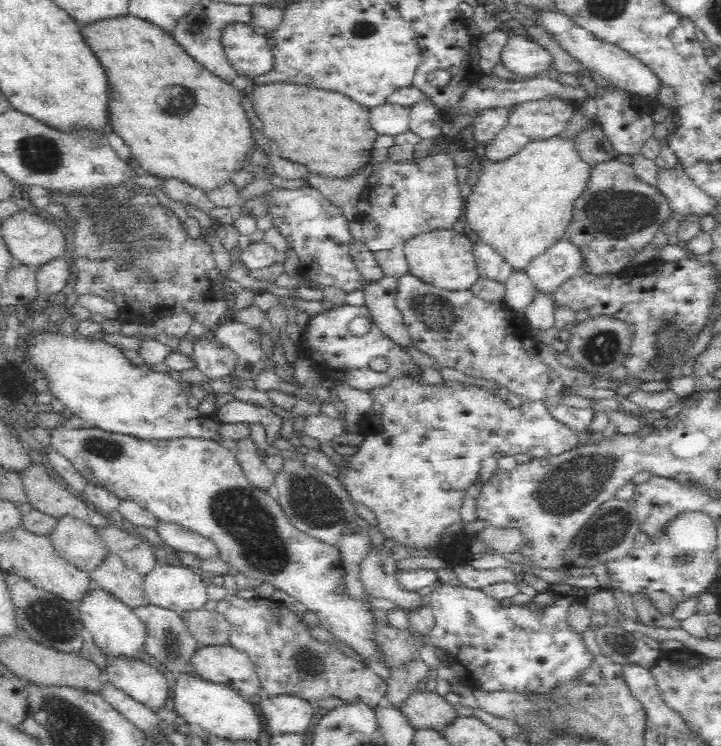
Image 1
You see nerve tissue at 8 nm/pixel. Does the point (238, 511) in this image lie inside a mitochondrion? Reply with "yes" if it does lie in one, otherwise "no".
yes

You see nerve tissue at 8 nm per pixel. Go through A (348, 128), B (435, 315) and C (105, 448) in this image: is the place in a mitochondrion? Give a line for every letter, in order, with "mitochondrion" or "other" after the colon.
A: other
B: mitochondrion
C: mitochondrion

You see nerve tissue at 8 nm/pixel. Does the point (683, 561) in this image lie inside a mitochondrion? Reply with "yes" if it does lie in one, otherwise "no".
yes

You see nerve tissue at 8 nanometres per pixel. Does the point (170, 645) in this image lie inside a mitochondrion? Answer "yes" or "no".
no

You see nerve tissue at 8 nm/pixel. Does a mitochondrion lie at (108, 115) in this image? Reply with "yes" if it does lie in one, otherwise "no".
no

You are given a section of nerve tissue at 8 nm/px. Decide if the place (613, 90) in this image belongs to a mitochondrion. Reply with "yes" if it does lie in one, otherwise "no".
no

